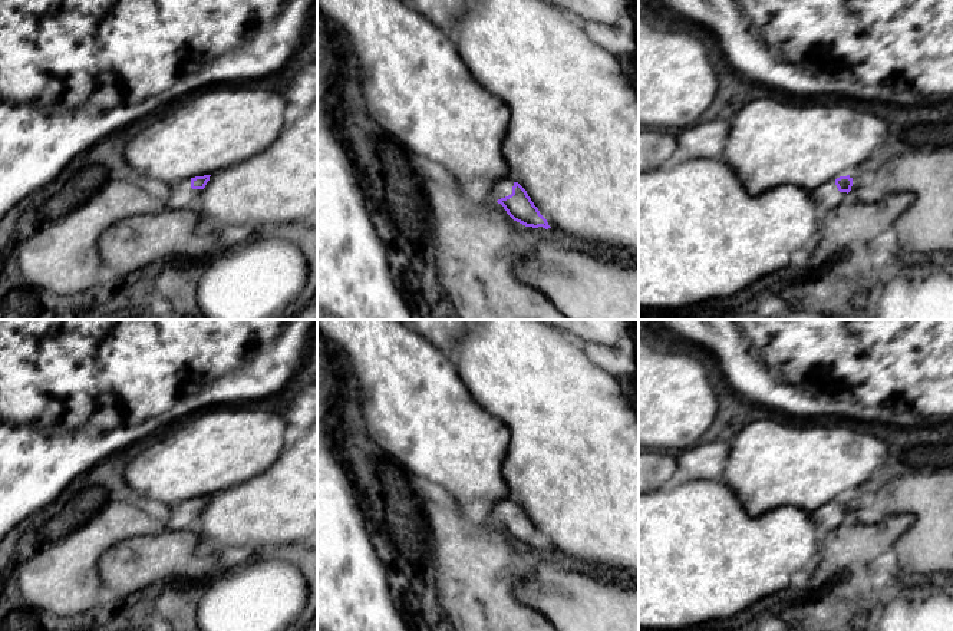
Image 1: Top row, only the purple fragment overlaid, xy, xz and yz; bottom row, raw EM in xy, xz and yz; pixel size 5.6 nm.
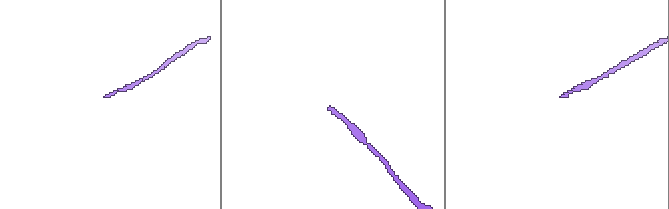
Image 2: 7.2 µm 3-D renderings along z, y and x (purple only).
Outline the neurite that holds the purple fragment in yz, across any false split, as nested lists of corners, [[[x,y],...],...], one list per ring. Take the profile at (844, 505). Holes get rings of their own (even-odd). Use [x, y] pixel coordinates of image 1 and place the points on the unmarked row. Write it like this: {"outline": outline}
{"outline": [[[850,496],[840,498],[818,508],[812,513],[812,519],[817,523],[820,533],[824,535],[847,521],[851,508],[853,499]]]}

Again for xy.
{"outline": [[[211,496],[195,498],[177,503],[165,511],[166,529],[169,531],[188,531],[195,529],[198,519],[210,502]]]}

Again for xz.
{"outline": [[[504,499],[495,503],[491,509],[491,519],[501,525],[507,535],[520,545],[532,549],[551,549],[527,512],[512,499]]]}

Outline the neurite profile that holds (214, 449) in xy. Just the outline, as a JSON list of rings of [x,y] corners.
[[[243,406],[204,409],[177,423],[135,459],[122,462],[126,483],[141,493],[151,508],[166,511],[177,503],[241,485],[274,465],[284,447],[286,420],[283,414]]]

